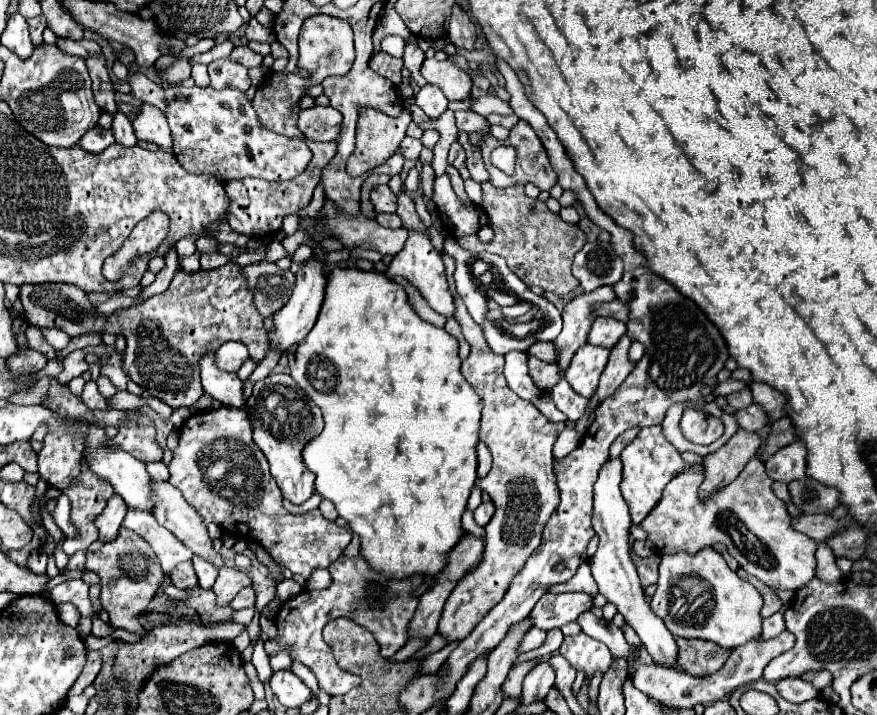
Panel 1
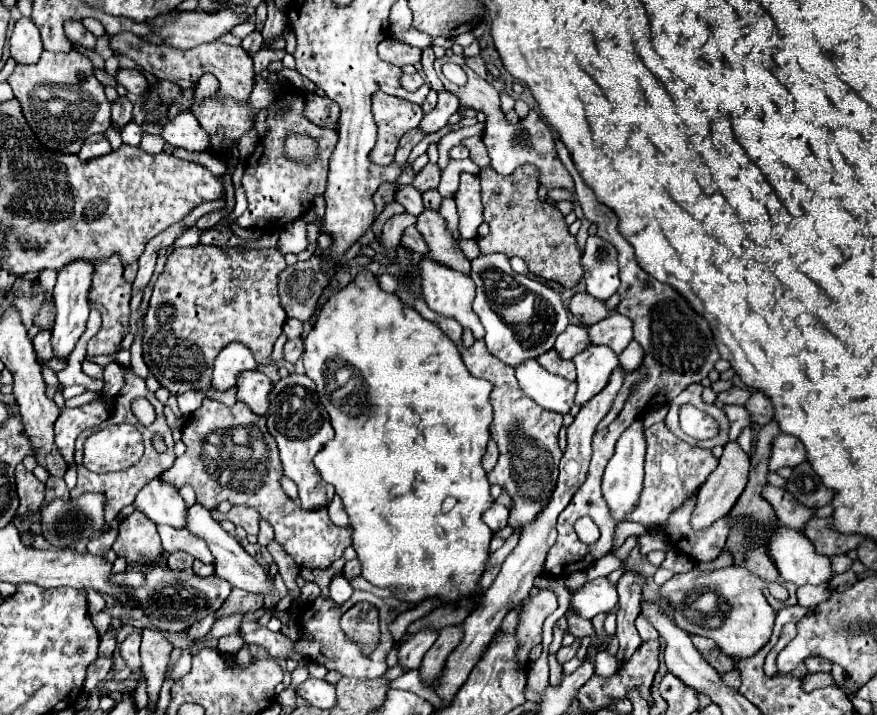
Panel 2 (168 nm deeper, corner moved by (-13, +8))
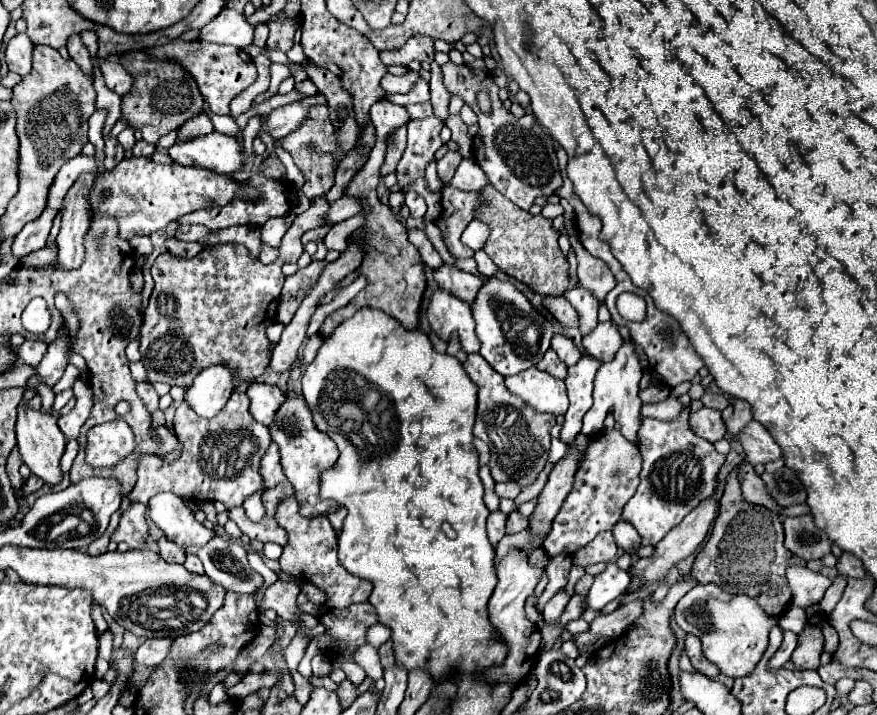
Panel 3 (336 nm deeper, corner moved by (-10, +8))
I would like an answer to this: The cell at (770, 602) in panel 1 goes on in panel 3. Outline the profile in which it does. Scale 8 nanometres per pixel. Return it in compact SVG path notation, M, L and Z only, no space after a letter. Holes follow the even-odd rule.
M733 468L733 472L727 476L727 484L725 484L725 492L721 496L721 504L719 504L719 516L715 520L713 532L707 540L707 544L703 546L703 550L697 554L695 562L693 562L693 576L701 582L717 582L725 592L731 594L747 594L751 598L757 600L757 604L773 614L773 616L781 616L787 608L787 604L791 602L791 592L789 592L789 584L785 578L785 568L789 564L805 564L801 558L793 556L793 552L789 552L783 544L785 540L785 532L783 532L783 522L779 514L773 514L771 510L745 502L741 496L741 482L737 480L737 468ZM777 584L781 590L775 598L771 598L767 594L769 586Z

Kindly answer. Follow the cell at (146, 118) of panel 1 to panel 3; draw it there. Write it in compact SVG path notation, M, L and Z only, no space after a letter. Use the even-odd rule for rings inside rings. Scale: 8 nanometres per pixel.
M219 132L177 140L167 152L177 164L199 166L217 174L235 174L245 162L239 142Z

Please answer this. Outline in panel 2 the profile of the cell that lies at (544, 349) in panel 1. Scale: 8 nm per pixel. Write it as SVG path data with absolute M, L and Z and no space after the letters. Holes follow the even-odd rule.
M568 326L568 330L564 330L554 344L554 350L560 354L560 358L564 360L572 360L576 354L584 352L584 348L590 346L588 340L588 328L584 326Z

